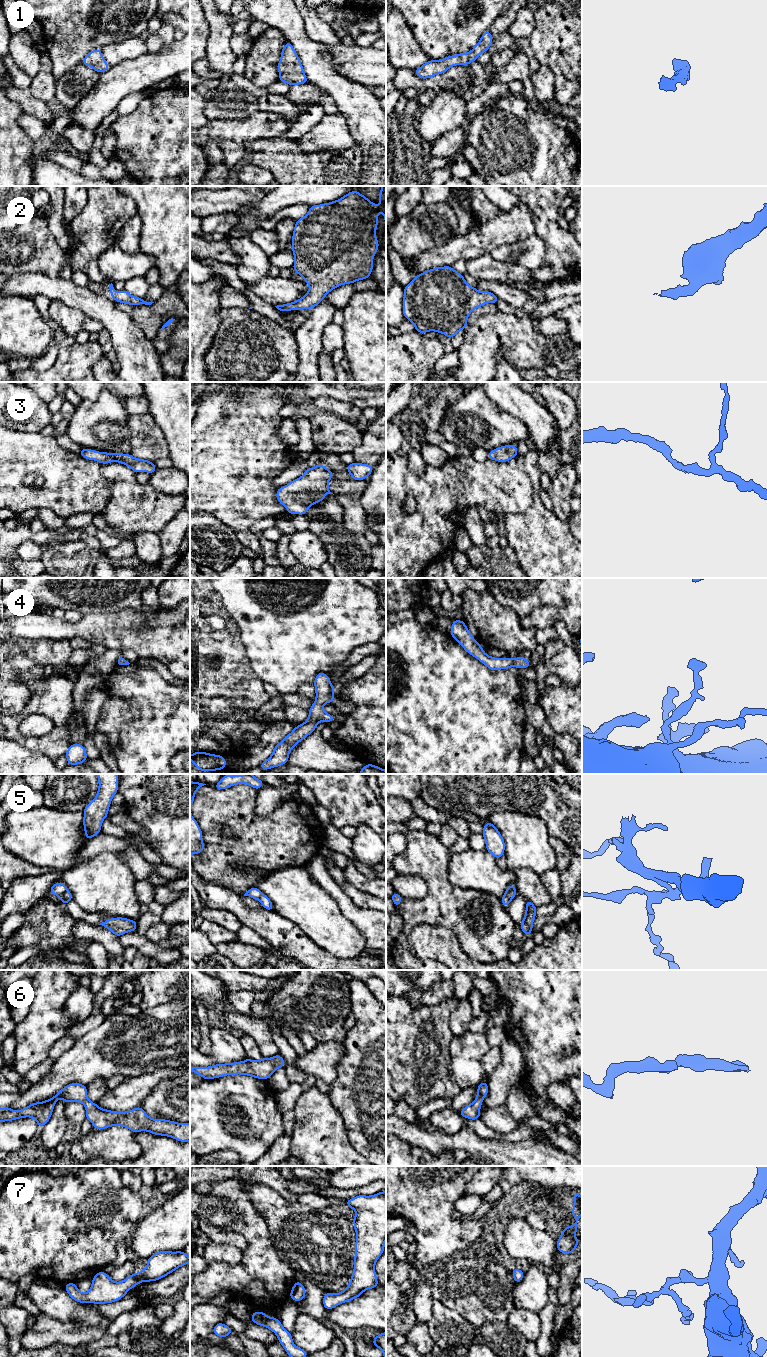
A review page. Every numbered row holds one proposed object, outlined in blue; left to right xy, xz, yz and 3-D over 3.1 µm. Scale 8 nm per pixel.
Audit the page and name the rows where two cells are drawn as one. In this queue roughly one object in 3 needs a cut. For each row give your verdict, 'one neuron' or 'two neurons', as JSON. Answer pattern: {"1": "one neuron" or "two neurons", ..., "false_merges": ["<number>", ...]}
{"1": "one neuron", "2": "one neuron", "3": "one neuron", "4": "one neuron", "5": "two neurons", "6": "one neuron", "7": "one neuron", "false_merges": ["5"]}

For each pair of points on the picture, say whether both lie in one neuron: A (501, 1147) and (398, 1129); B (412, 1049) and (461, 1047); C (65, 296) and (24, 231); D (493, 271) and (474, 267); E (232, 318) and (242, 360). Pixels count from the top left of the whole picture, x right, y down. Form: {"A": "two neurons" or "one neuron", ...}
{"A": "one neuron", "B": "two neurons", "C": "two neurons", "D": "one neuron", "E": "one neuron"}

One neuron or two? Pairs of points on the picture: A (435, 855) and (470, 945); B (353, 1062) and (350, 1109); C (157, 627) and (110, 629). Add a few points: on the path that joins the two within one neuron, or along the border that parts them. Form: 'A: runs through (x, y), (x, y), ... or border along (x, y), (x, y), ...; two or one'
A: runs through (436, 877), (443, 899), (464, 923); one
B: runs through (353, 1074), (352, 1086), (347, 1097); one
C: runs through (145, 629), (122, 629); one

